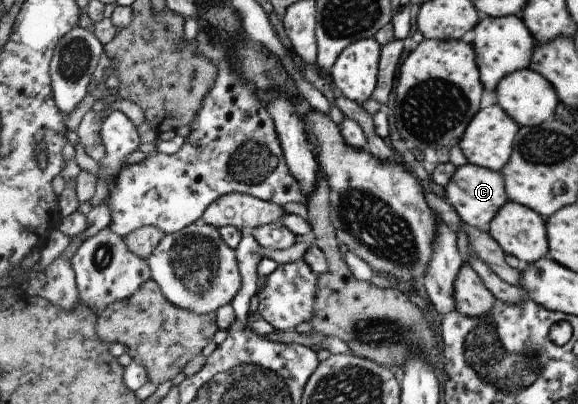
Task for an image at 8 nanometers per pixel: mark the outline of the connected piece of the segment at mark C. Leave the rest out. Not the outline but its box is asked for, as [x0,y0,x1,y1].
[445,163,509,232]

